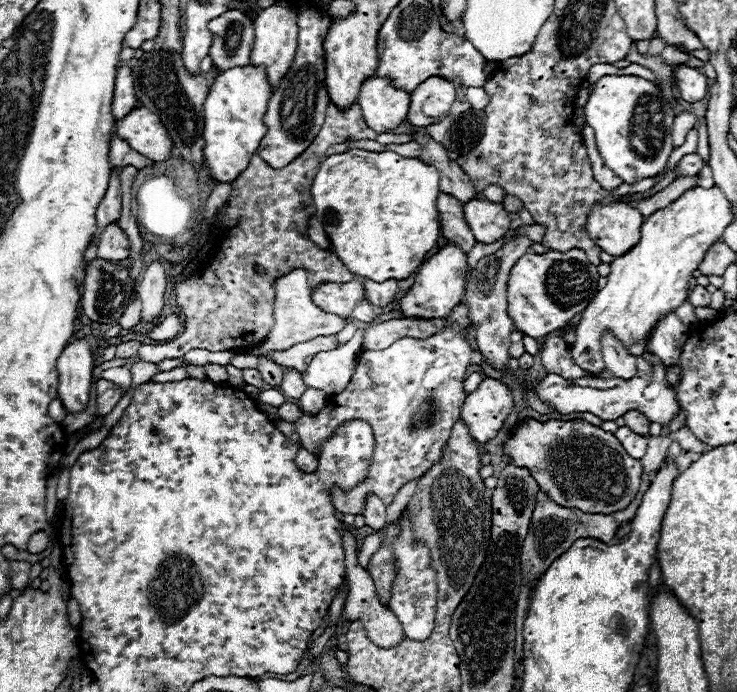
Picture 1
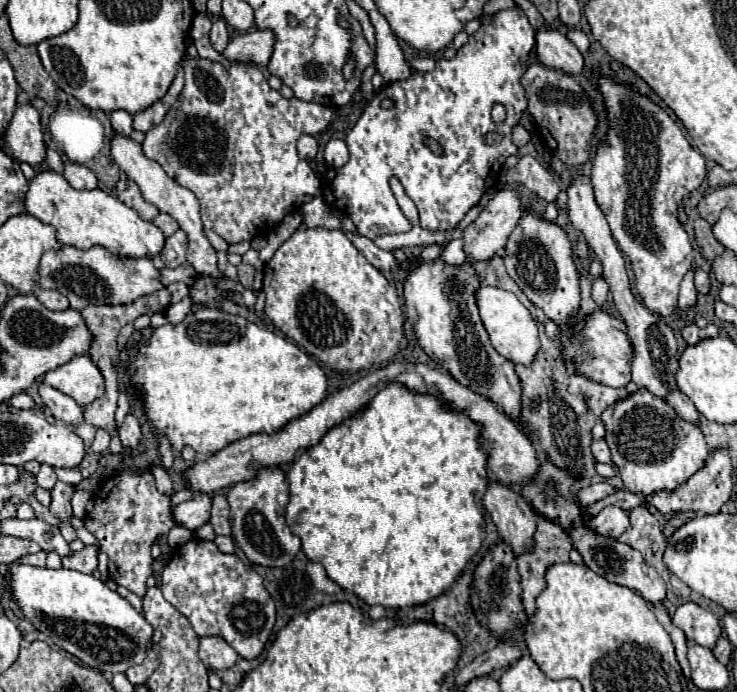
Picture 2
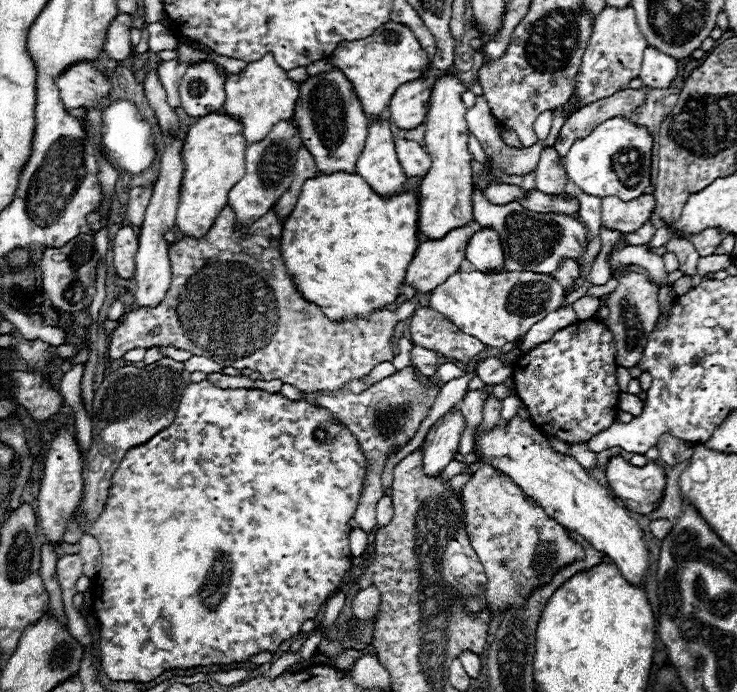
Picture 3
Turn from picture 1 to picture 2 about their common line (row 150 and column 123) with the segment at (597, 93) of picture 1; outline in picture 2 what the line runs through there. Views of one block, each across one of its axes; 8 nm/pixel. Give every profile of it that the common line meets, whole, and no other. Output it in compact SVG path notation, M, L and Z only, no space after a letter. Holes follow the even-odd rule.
M10 562L2 576L22 616L44 632L58 648L80 658L98 672L126 672L146 658L152 626L124 598L106 588L98 578L68 568L36 568Z

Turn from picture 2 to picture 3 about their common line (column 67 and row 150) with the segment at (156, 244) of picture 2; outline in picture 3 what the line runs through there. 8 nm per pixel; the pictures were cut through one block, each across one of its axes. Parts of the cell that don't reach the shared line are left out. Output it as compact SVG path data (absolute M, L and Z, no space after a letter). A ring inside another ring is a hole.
M212 112L202 116L184 138L180 158L184 162L184 178L178 194L176 228L184 236L204 236L214 224L216 216L228 202L228 192L244 174L244 150L246 140L242 136L242 124L226 114Z

